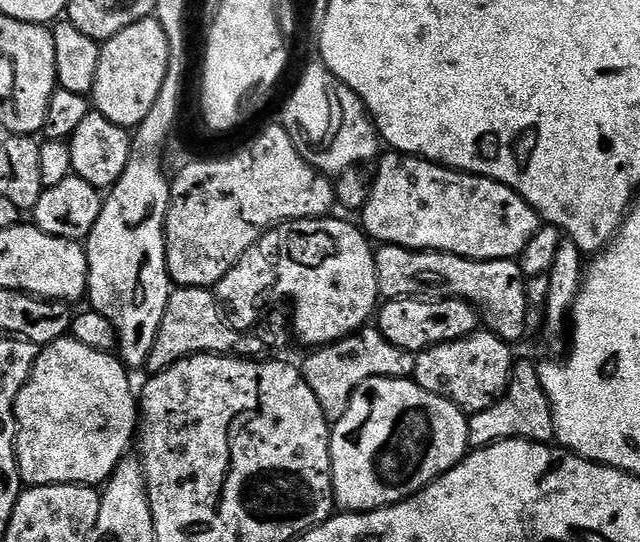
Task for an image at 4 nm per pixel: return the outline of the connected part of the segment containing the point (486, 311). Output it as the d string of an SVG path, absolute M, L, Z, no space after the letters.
M396 244L377 247L375 253L378 286L384 300L468 300L480 313L487 331L509 342L523 338L524 327L528 324L528 288L515 259L471 260L449 252L399 248Z

